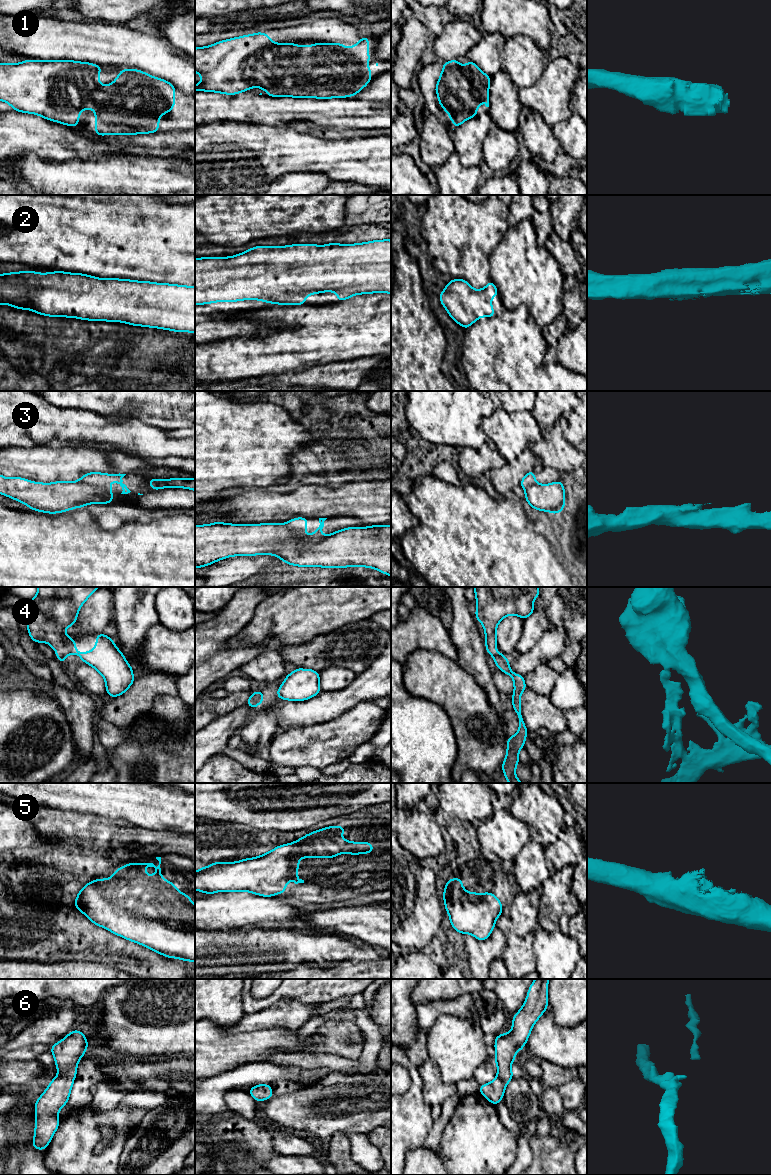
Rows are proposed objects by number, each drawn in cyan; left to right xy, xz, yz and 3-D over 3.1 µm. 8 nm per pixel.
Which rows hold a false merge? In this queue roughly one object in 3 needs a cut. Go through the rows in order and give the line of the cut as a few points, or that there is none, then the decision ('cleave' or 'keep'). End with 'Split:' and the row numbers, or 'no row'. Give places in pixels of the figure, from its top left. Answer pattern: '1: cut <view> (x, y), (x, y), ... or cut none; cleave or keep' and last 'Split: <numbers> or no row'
1: cut none; keep
2: cut none; keep
3: cut xy (81, 479), (90, 485), (111, 492); cleave
4: cut yz (501, 654), (494, 658); cleave
5: cut none; keep
6: cut none; keep
Split: 3, 4

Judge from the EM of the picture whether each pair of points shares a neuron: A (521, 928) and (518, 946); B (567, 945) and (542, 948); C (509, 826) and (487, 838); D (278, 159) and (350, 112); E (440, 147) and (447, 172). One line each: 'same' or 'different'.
A: different
B: same
C: same
D: different
E: different

